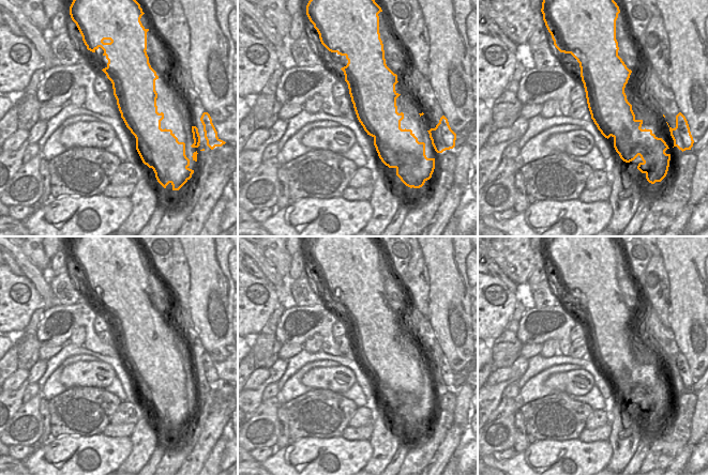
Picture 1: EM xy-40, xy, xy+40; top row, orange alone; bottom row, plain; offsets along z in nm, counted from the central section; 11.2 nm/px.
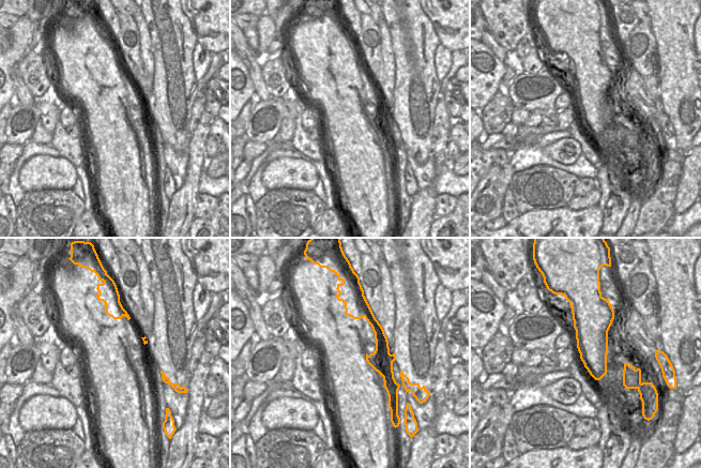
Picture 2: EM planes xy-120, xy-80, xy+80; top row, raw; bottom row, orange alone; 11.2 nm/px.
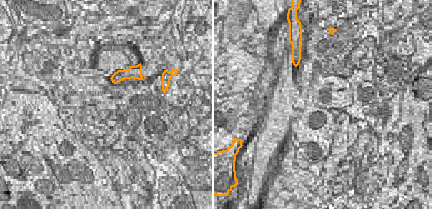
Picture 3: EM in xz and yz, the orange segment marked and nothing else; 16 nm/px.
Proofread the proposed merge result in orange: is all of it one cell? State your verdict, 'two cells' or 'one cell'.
two cells

